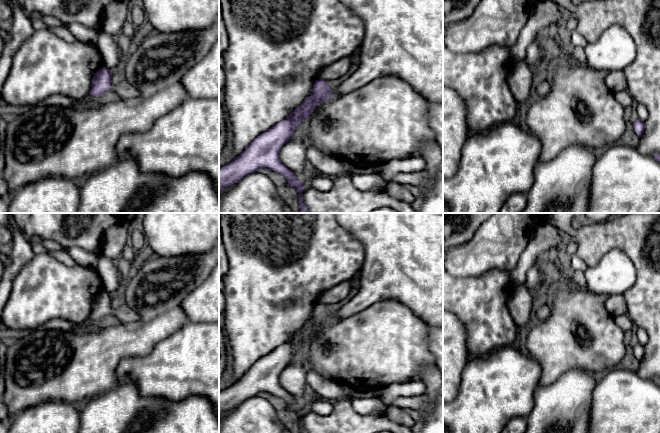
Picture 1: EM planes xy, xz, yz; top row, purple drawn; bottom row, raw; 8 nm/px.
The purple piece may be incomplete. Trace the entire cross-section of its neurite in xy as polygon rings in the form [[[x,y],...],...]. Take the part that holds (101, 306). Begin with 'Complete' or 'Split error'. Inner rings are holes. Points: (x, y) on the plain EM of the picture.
Split error. [[[102,291],[100,294],[98,294],[92,303],[89,318],[94,321],[98,321],[103,317],[112,314],[121,323],[135,322],[139,319],[139,314],[126,304],[119,307],[112,307],[111,298],[112,296],[106,291]]]

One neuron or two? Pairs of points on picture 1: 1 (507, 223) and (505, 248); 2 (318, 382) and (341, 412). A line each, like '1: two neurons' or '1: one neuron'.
1: one neuron
2: two neurons

